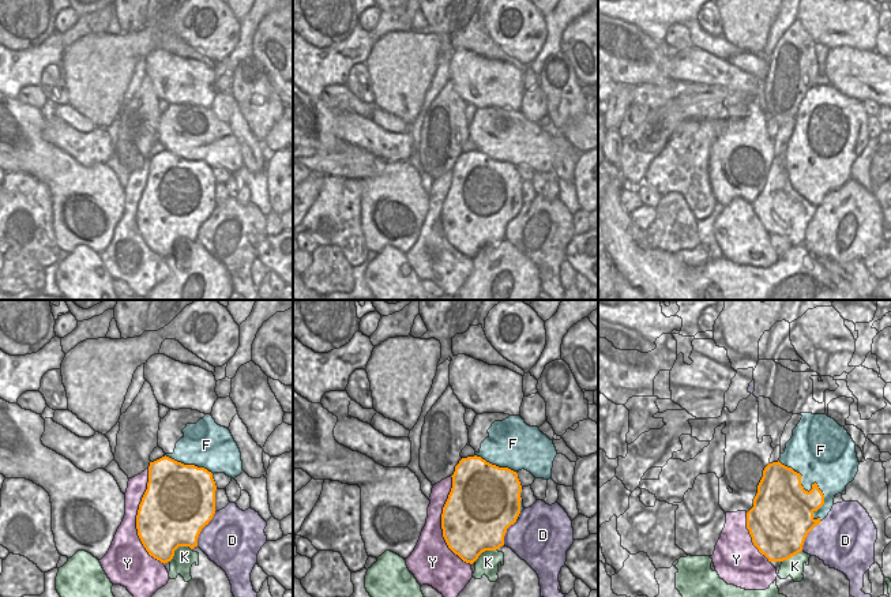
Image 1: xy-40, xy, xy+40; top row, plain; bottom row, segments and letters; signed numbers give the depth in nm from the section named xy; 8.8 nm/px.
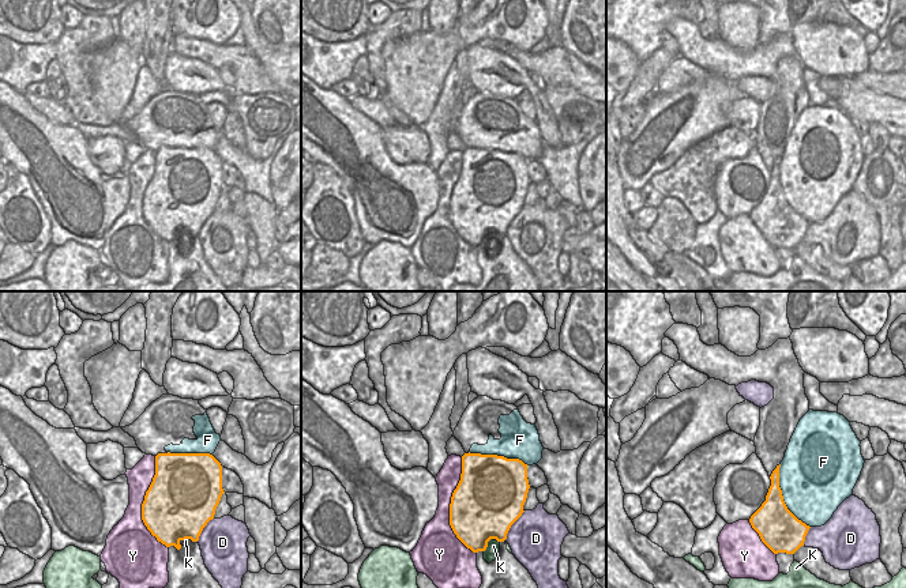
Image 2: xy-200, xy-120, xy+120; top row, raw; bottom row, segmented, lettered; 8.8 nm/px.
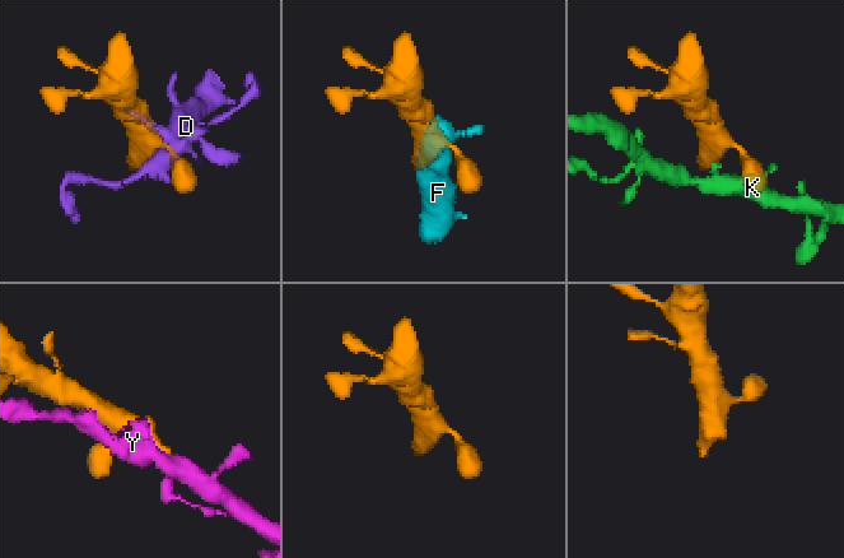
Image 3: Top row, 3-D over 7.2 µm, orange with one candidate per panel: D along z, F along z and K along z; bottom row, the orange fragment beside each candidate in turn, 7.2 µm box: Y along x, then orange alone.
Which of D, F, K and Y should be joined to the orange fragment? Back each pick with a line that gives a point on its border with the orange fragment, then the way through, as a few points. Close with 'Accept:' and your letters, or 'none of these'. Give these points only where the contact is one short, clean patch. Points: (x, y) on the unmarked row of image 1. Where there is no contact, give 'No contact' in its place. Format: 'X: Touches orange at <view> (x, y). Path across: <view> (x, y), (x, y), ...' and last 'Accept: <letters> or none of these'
F: Touches orange at xy+40 (812, 180)
Accept: F

